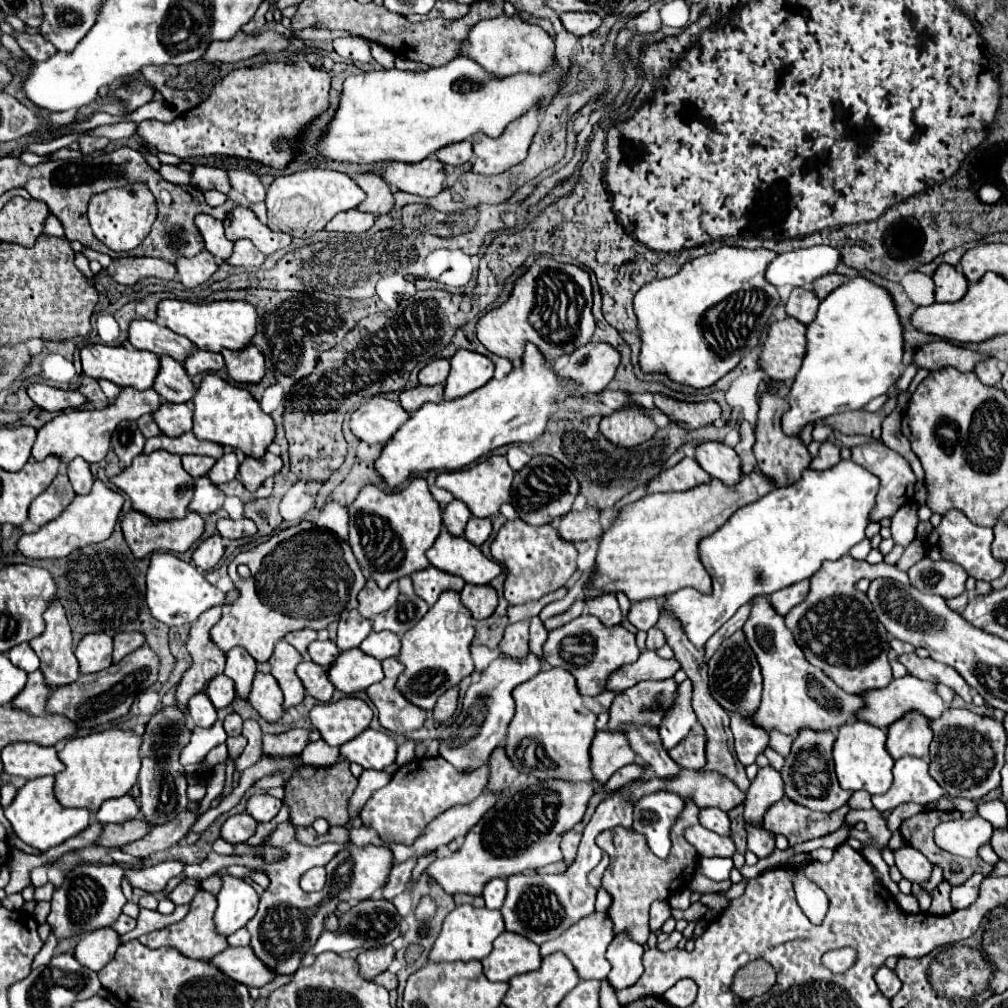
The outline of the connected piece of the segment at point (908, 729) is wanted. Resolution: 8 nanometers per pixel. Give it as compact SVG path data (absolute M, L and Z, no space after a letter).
M911 711L887 729L887 753L893 759L903 755L927 757L933 733L929 729L929 719Z

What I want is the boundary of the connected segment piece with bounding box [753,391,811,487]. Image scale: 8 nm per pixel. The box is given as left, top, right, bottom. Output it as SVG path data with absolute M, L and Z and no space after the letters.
M763 393L761 397L761 403L759 403L759 421L757 421L757 429L755 429L755 445L753 445L753 453L757 457L757 467L759 471L771 479L771 483L775 487L787 487L787 485L793 485L801 475L803 471L809 467L811 463L811 455L807 451L807 447L801 443L799 437L789 437L781 431L781 415L789 409L787 401L777 397L775 393Z

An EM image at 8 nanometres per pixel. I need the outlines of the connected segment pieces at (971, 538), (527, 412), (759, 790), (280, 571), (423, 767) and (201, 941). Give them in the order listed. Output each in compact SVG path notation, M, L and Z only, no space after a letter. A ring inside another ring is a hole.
M953 509L941 519L941 525L933 529L929 539L925 541L925 549L927 549L927 557L953 561L953 563L961 565L973 579L993 581L1003 573L1005 563L999 563L993 559L991 541L993 541L993 531L989 531L987 527L973 525L967 517L963 517L961 511Z
M527 345L523 355L523 367L515 367L507 377L501 381L493 379L481 389L453 401L441 401L441 403L425 403L419 411L415 411L401 429L391 437L391 441L383 447L383 453L375 461L375 471L385 481L387 489L395 491L399 485L403 485L409 477L415 477L425 471L457 471L465 465L477 461L479 457L491 453L497 447L509 445L509 443L521 443L521 441L535 441L539 435L543 435L551 407L557 403L555 395L565 393L565 381L559 379L545 357L537 351L535 345Z
M763 767L759 769L755 781L751 783L749 791L747 791L747 799L745 799L745 825L751 827L761 827L763 823L763 813L781 797L785 795L783 791L783 779L781 775L771 769L771 767Z
M309 521L283 529L255 549L239 553L229 565L229 577L233 579L239 597L211 629L211 641L223 653L233 647L243 647L259 663L271 659L273 645L287 633L303 627L319 631L329 623L339 621L343 611L357 607L357 593L365 585L365 577L349 543L331 531L317 529ZM333 561L343 561L347 567L335 569ZM239 565L251 569L247 579L237 575Z
M441 757L415 759L409 765L399 767L387 787L373 793L361 811L361 819L365 825L371 825L383 841L401 841L409 845L421 835L429 821L433 821L449 807L475 801L475 797L479 797L487 785L487 771L489 767L483 765L471 773L459 773Z
M199 889L199 893L195 895L195 899L191 901L189 913L187 913L179 923L167 925L167 927L157 929L157 931L151 931L151 933L147 933L147 937L141 935L139 941L141 941L143 945L145 945L145 941L147 941L147 947L153 947L153 949L157 949L157 947L175 947L175 949L181 951L185 957L199 959L199 961L209 961L209 959L213 959L217 953L221 953L223 949L229 947L229 945L227 945L227 939L221 937L221 935L217 935L217 931L215 931L215 923L213 923L213 913L215 913L215 909L217 909L217 899L215 899L211 893Z

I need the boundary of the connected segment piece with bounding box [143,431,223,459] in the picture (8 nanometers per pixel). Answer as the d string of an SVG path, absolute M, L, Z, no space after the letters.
M191 431L181 437L165 437L165 435L151 437L151 439L147 439L143 453L149 455L159 449L169 451L173 455L209 455L215 459L219 459L223 455L223 447L209 443L209 441L199 441Z

